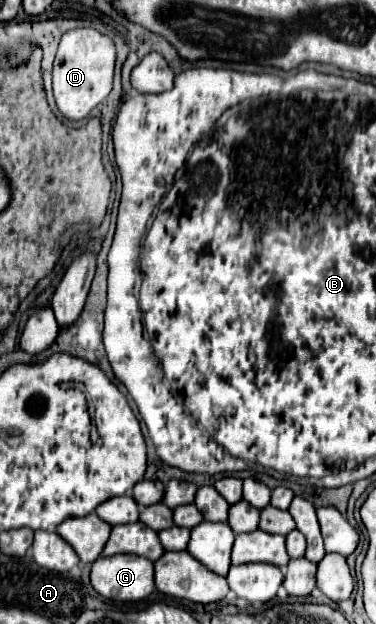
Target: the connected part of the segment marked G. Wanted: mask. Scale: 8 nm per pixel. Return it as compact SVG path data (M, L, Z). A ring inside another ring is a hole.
M138 555L98 557L90 569L90 583L106 599L140 601L154 591L154 565Z

